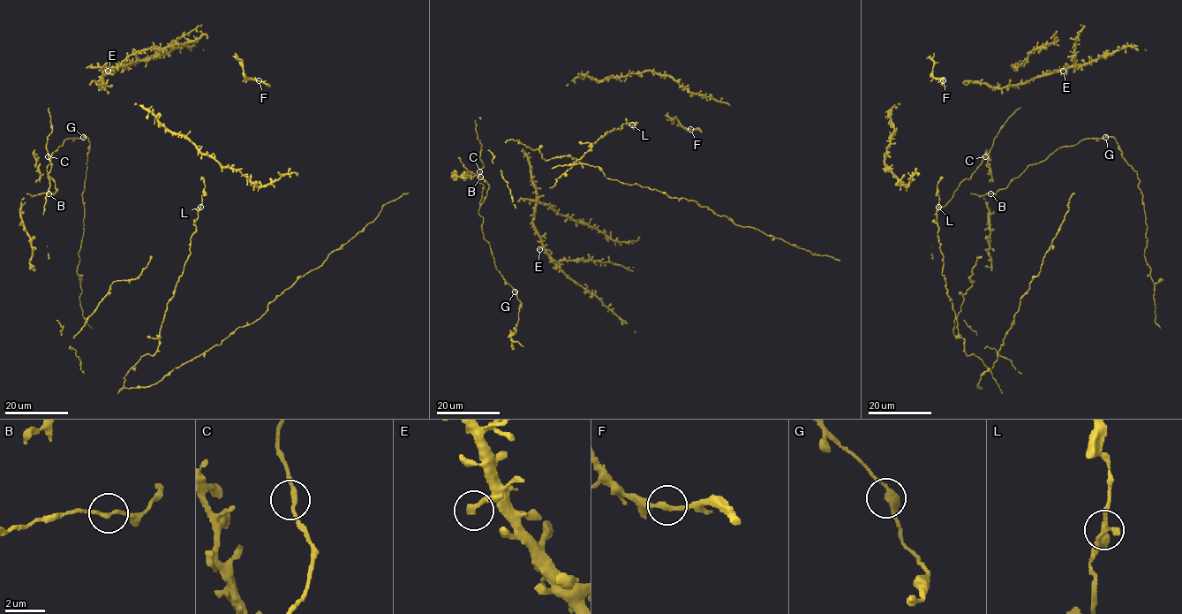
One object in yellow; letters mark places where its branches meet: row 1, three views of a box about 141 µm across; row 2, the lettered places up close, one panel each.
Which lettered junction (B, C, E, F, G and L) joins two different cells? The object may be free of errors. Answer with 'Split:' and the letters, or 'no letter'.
Split: no letter

